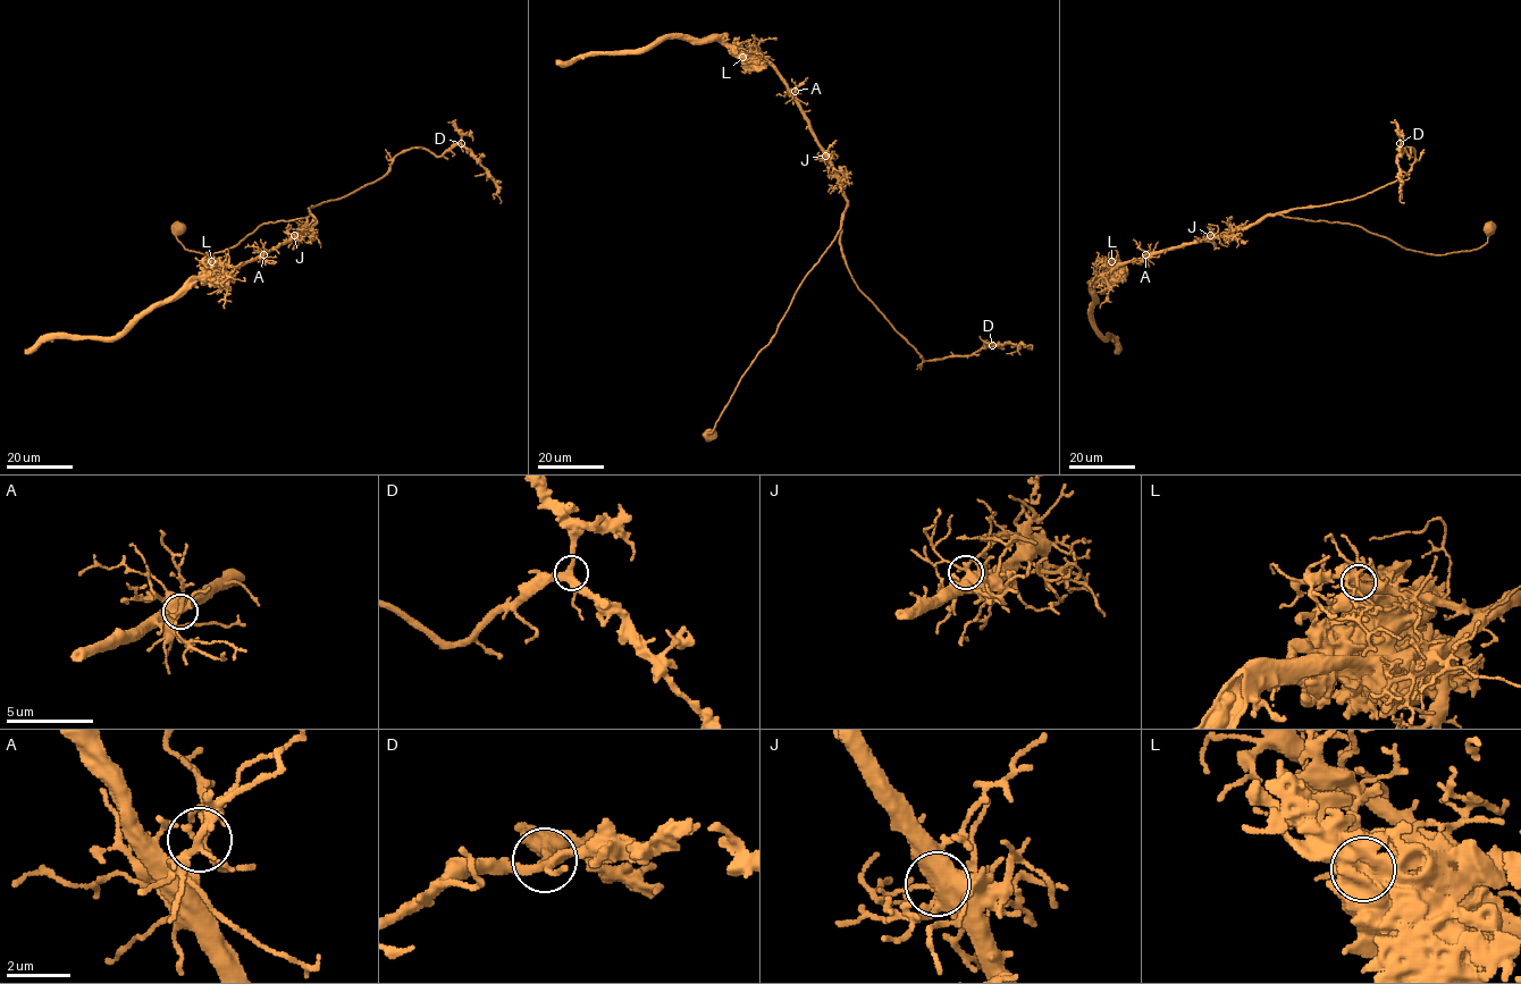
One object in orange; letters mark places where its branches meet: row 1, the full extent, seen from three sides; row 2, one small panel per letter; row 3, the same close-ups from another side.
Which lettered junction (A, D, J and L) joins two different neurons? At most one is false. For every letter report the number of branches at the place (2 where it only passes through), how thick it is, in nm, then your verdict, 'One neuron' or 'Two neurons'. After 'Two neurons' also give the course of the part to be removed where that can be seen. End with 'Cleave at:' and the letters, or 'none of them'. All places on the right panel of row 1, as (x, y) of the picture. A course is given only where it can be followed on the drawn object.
A: Branches: 3. Thickness 180 nm. One neuron
D: Branches: 3. Thickness 280 nm. One neuron
J: Branches: 3. Thickness 440 nm. One neuron
L: Branches: 2. Thickness 500 nm. Two neurons. Course of the part to remove: (1112, 261), (1355, 199), (1409, 170), (1414, 152), (1401, 144), (1404, 202)
Cleave at: L

